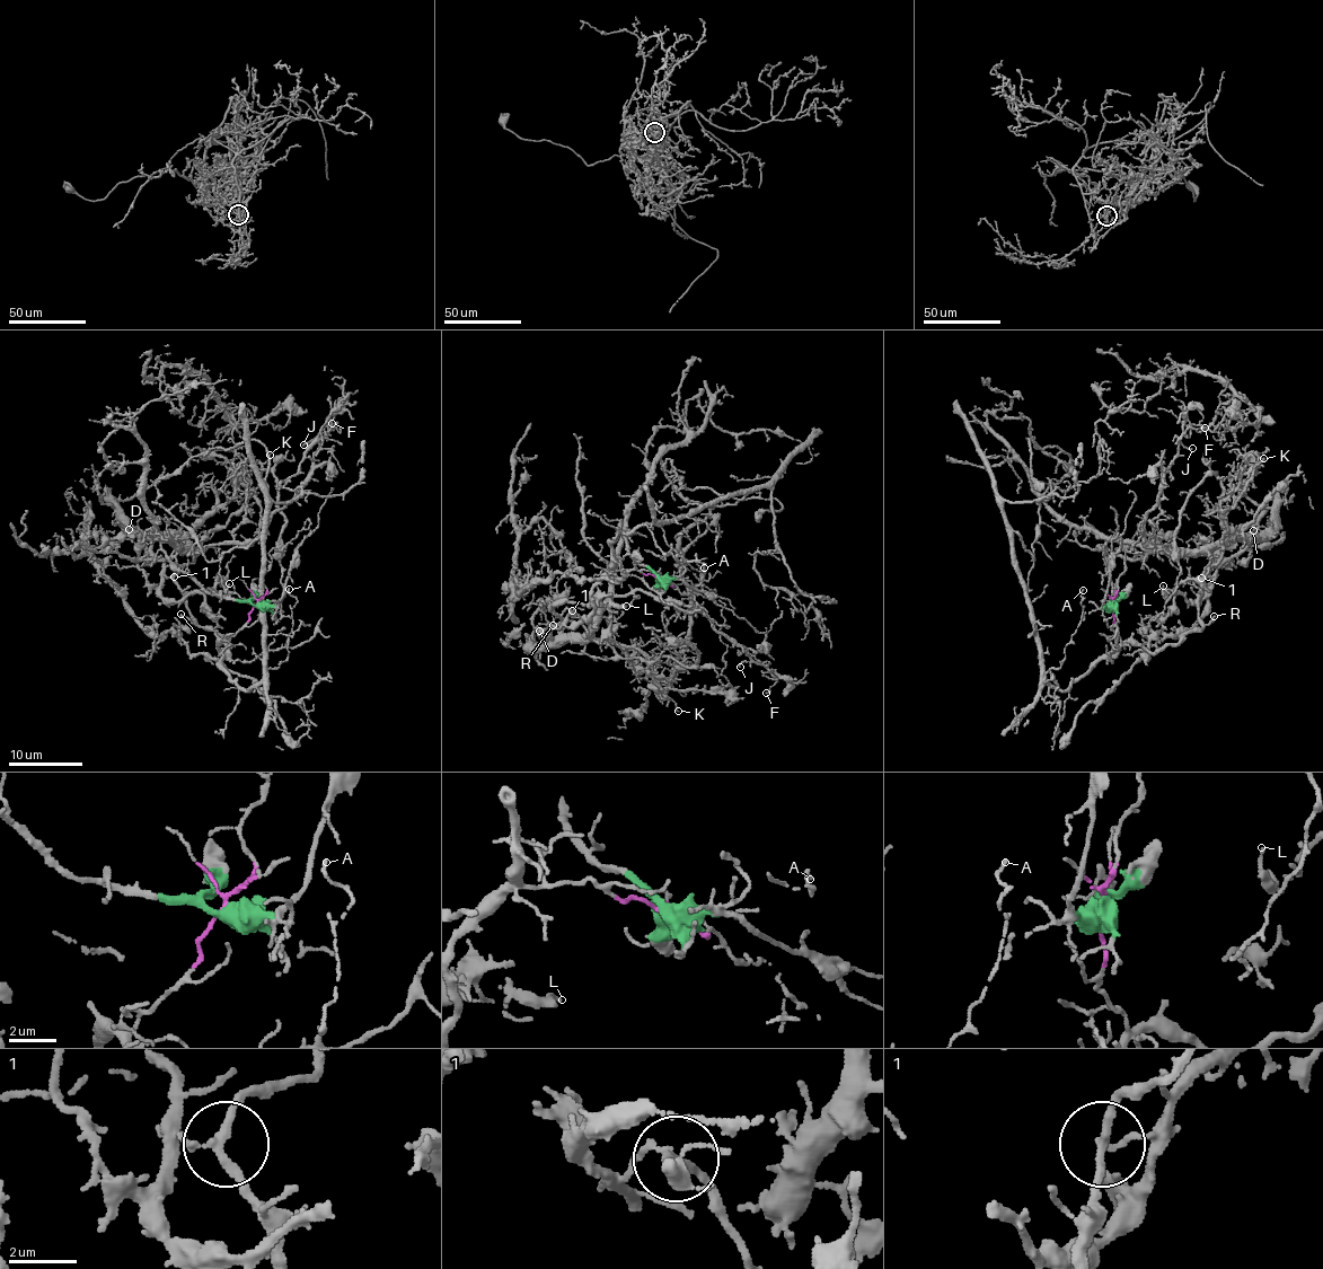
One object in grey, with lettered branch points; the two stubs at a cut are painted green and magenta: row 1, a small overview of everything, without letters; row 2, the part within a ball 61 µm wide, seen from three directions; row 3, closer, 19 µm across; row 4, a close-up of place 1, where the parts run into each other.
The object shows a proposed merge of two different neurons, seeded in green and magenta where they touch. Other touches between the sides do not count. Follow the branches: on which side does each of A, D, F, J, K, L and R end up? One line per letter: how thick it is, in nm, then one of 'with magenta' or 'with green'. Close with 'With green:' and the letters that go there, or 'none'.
A: 140 nm thick; with magenta
D: 130 nm thick; with green
F: 150 nm thick; with green
J: 110 nm thick; with green
K: 130 nm thick; with magenta
L: 130 nm thick; with green
R: 240 nm thick; with magenta
With green: D, F, J, L

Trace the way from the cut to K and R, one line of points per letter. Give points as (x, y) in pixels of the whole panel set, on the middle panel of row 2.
K: (658, 578), (611, 571), (591, 591), (589, 615), (566, 623), (574, 610), (592, 639), (647, 663), (678, 711)
R: (658, 578), (615, 571), (591, 591), (593, 609), (588, 618), (583, 618), (581, 623), (557, 628), (553, 625)

